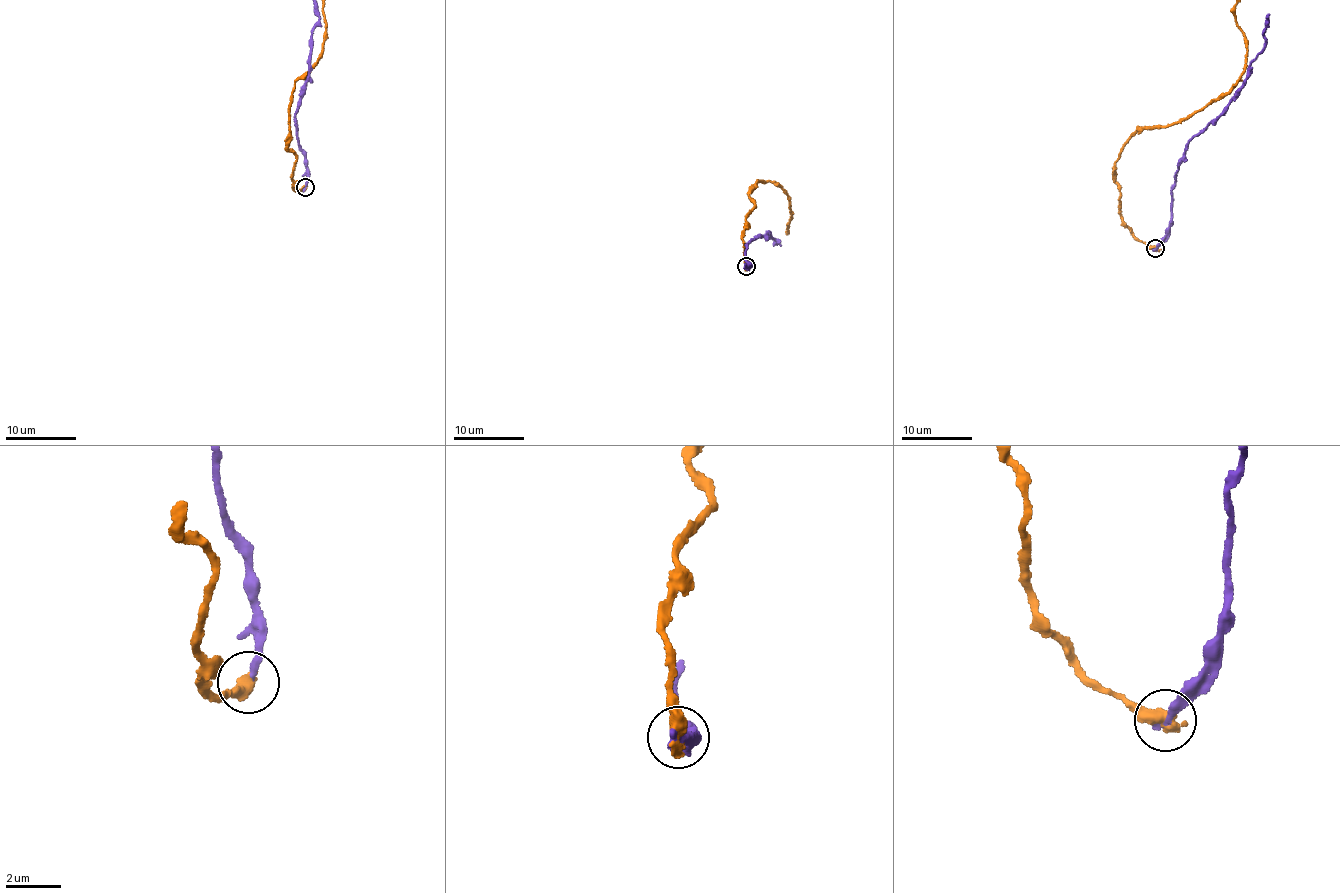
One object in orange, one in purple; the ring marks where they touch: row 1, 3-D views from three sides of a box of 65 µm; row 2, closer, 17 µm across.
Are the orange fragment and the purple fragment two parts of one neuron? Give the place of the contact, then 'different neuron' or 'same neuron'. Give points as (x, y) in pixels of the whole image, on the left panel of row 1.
at (305, 187); different neuron

